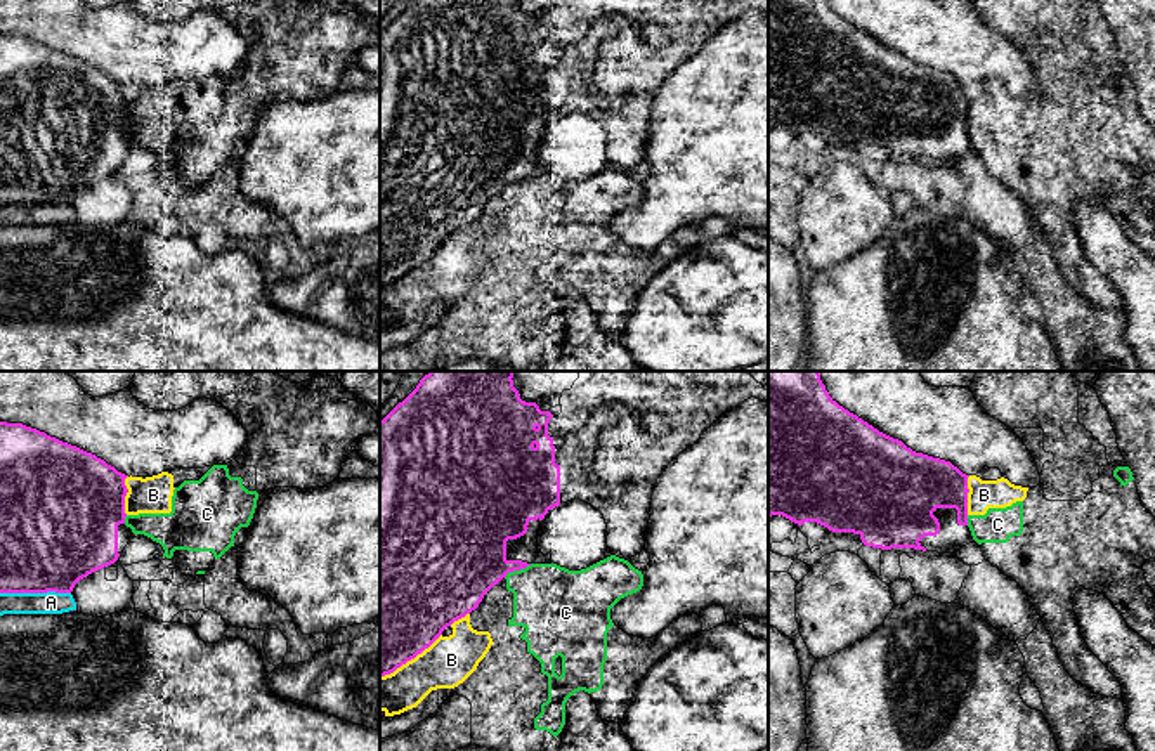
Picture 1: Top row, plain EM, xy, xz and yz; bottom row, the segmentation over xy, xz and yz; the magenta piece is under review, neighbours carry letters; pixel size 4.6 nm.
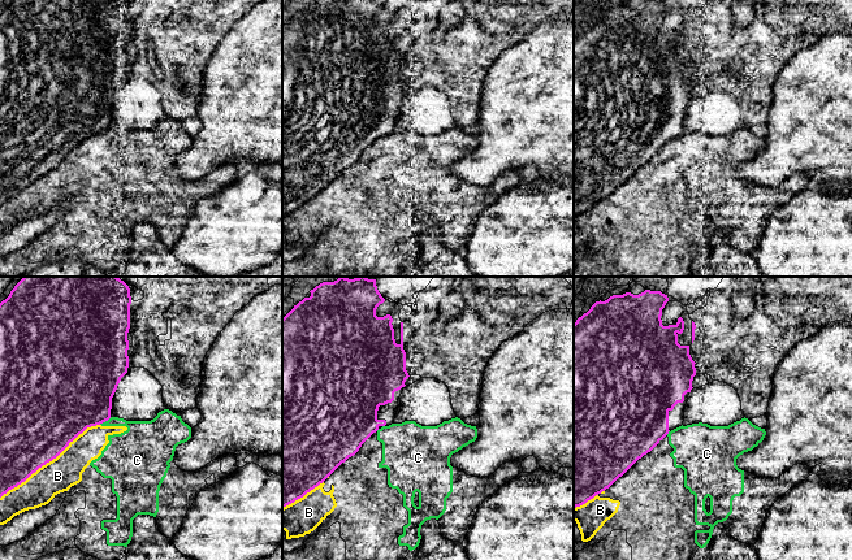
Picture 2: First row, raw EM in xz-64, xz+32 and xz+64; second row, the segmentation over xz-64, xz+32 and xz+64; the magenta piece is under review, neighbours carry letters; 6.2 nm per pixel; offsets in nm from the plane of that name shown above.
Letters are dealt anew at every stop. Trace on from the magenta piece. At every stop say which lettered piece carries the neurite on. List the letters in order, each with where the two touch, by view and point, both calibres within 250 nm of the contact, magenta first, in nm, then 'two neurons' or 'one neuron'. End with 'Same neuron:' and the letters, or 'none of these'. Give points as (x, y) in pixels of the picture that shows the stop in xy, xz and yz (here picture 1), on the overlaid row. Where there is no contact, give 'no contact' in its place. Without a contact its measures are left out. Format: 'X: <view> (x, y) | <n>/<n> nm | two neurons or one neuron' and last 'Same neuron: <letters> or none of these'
A: xy (35, 592) | 460/110 nm | two neurons
B: xz (410, 659) | 500/220 nm | two neurons
C: xz (517, 569) | 380/360 nm | two neurons
Same neuron: none of these

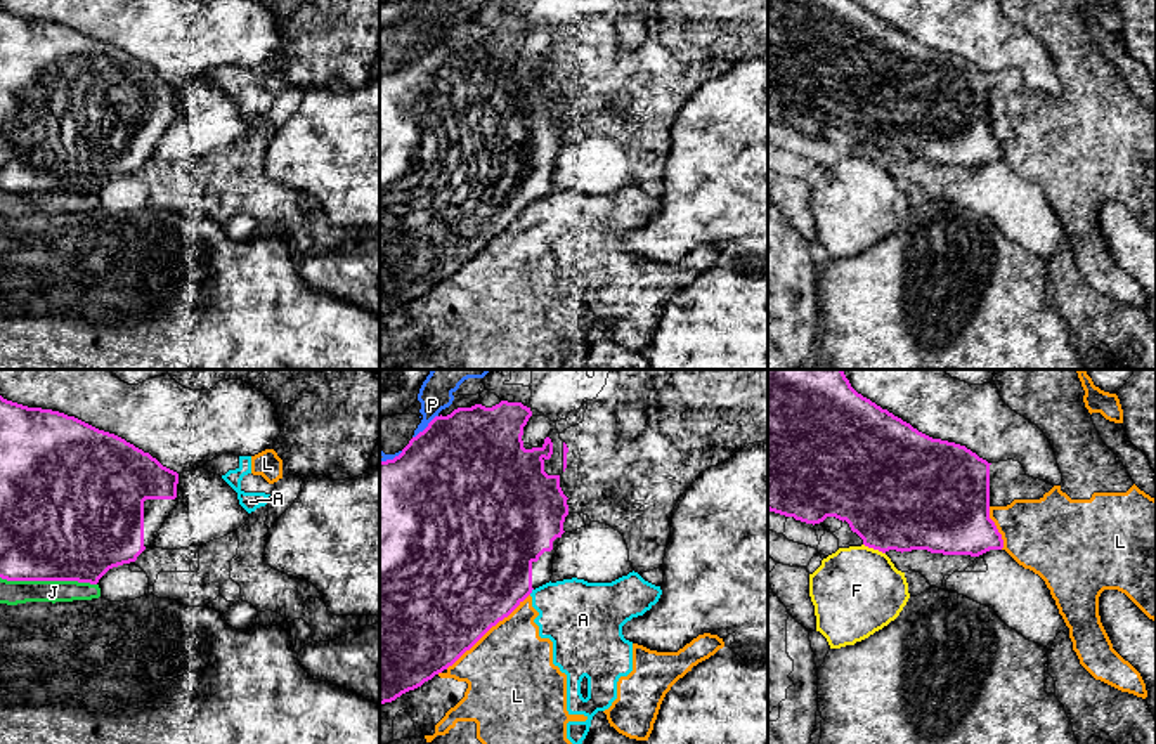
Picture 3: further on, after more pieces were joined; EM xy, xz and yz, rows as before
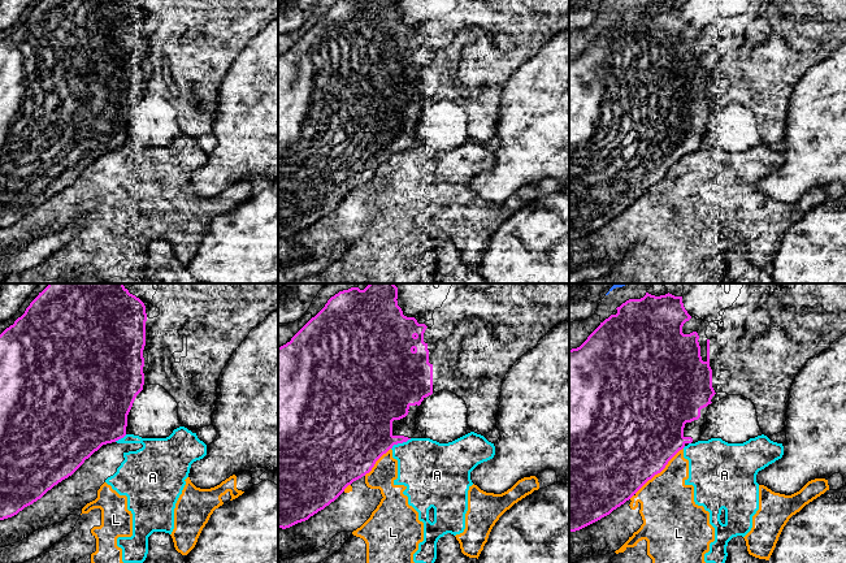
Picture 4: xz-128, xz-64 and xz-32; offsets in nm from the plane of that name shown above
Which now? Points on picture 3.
A: xz (531, 592) | 460/340 nm | two neurons
F: yz (874, 548) | 480/400 nm | two neurons
J: xy (49, 580) | 500/110 nm | two neurons
L: xz (487, 630) | 500/420 nm | two neurons
P: xz (427, 427) | 500/160 nm | two neurons
Same neuron: none of these

